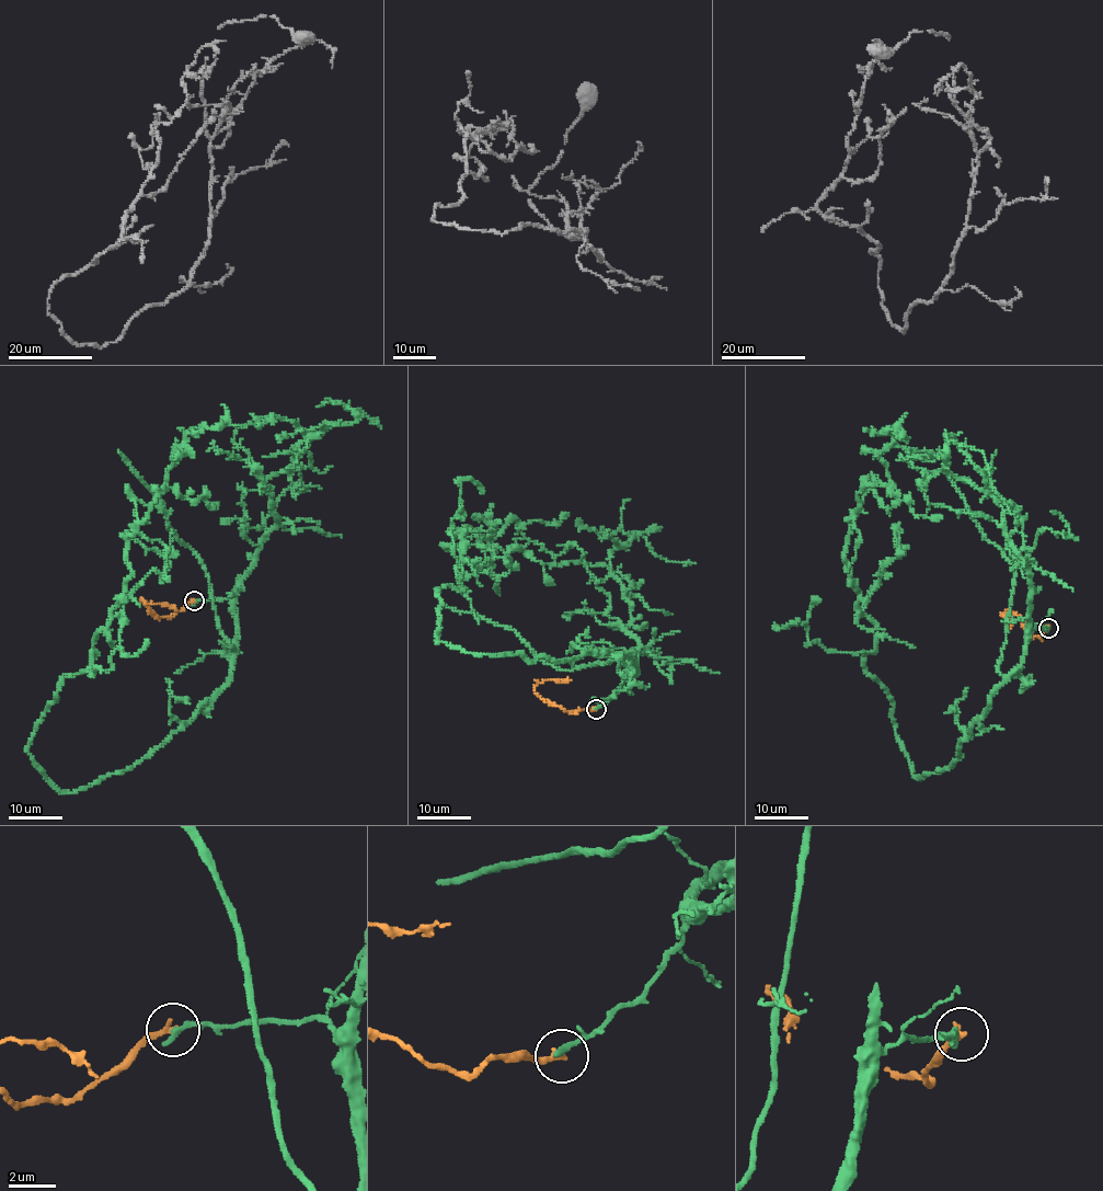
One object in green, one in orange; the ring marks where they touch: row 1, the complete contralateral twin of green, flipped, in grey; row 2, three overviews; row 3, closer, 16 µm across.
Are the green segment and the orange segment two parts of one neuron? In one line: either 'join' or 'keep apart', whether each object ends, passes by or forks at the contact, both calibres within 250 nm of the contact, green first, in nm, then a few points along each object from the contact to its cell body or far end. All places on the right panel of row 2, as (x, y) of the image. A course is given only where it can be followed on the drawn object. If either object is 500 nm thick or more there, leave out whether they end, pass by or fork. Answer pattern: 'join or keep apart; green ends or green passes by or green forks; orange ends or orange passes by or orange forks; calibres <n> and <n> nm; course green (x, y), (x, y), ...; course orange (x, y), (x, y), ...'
keep apart; green ends; orange ends; calibres 300 and 280 nm; course green (1047, 628), (950, 767), (914, 777), (843, 557), (902, 436); course orange (1048, 628), (1045, 628), (1042, 639), (1036, 637), (1023, 620), (1007, 610), (1004, 616), (1011, 622), (1010, 629)

